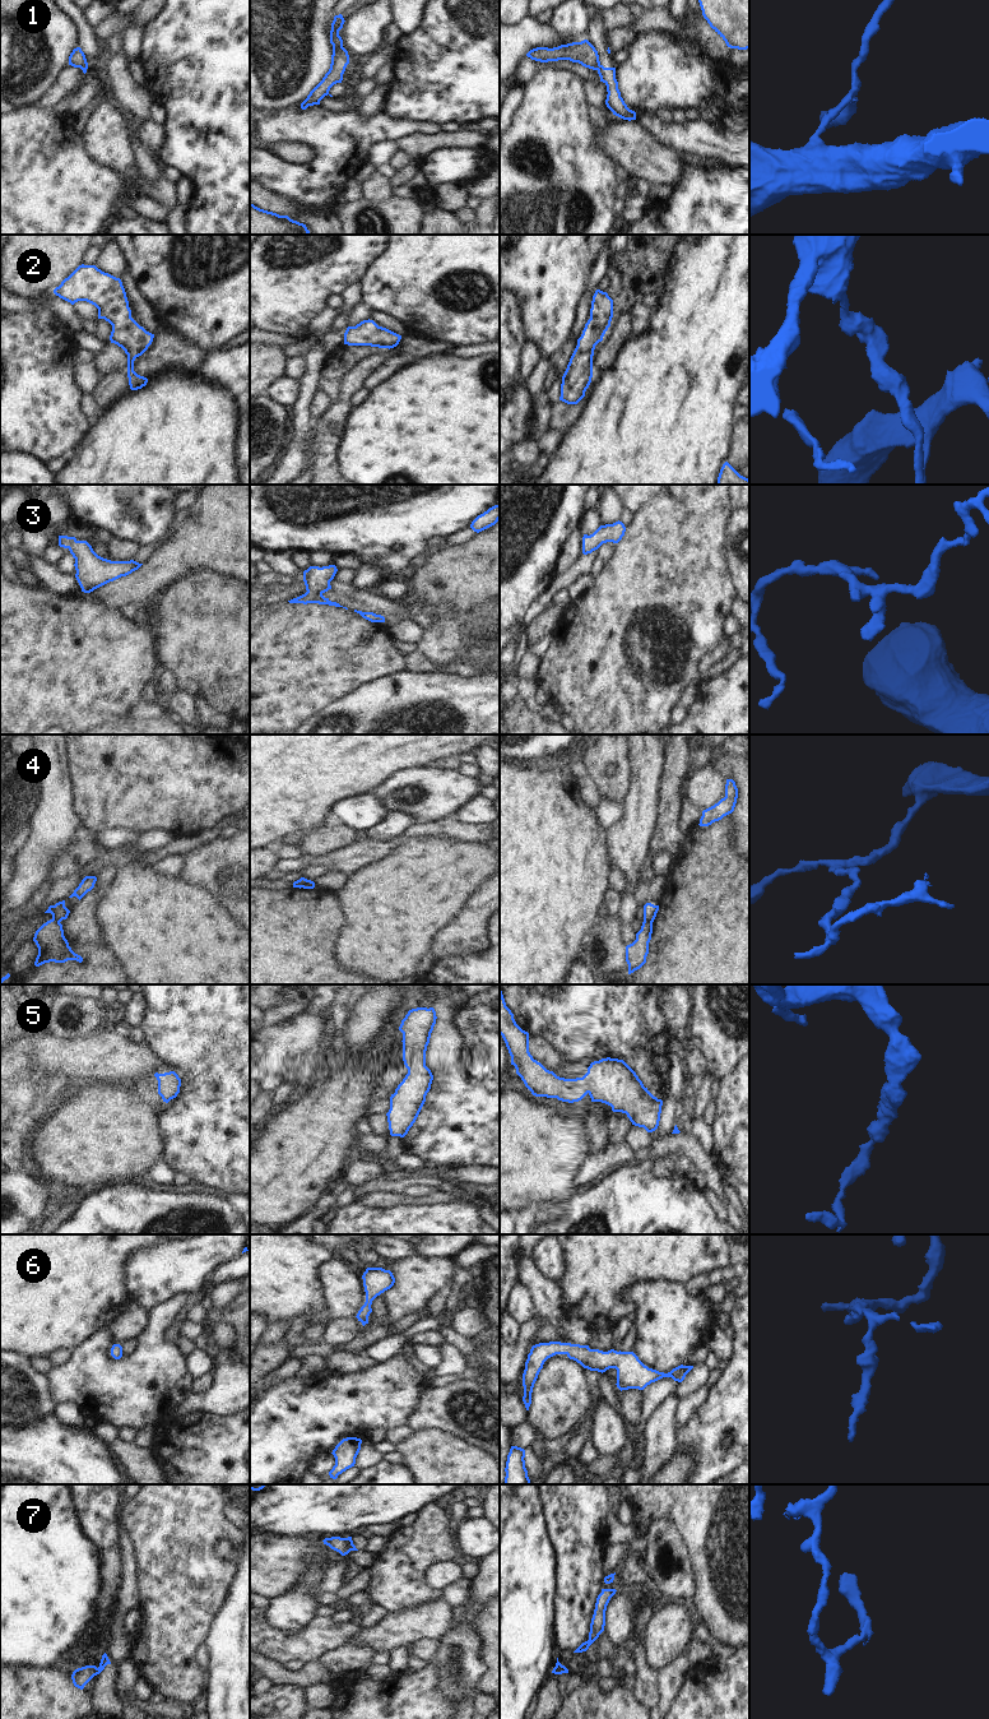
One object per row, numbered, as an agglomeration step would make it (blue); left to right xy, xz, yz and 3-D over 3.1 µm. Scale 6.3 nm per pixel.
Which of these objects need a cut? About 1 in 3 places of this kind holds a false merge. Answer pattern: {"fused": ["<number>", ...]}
{"fused": ["1", "4", "7"]}

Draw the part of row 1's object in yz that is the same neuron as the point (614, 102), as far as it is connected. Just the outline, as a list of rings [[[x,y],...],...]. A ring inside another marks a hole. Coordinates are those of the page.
[[[599,64],[596,70],[600,77],[600,82],[607,85],[607,107],[613,112],[613,115],[623,120],[636,120],[636,112],[630,110],[621,97],[618,82],[616,79],[616,68],[604,68]]]

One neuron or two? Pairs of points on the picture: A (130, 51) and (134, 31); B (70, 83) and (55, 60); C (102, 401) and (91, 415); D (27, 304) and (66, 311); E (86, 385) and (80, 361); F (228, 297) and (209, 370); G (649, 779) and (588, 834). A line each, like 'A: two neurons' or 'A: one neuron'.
A: one neuron
B: two neurons
C: two neurons
D: one neuron
E: one neuron
F: two neurons
G: two neurons

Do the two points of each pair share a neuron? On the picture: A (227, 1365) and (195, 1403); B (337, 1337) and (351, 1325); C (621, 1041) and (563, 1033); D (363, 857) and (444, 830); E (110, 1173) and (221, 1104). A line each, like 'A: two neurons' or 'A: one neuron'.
A: one neuron
B: one neuron
C: one neuron
D: one neuron
E: two neurons

